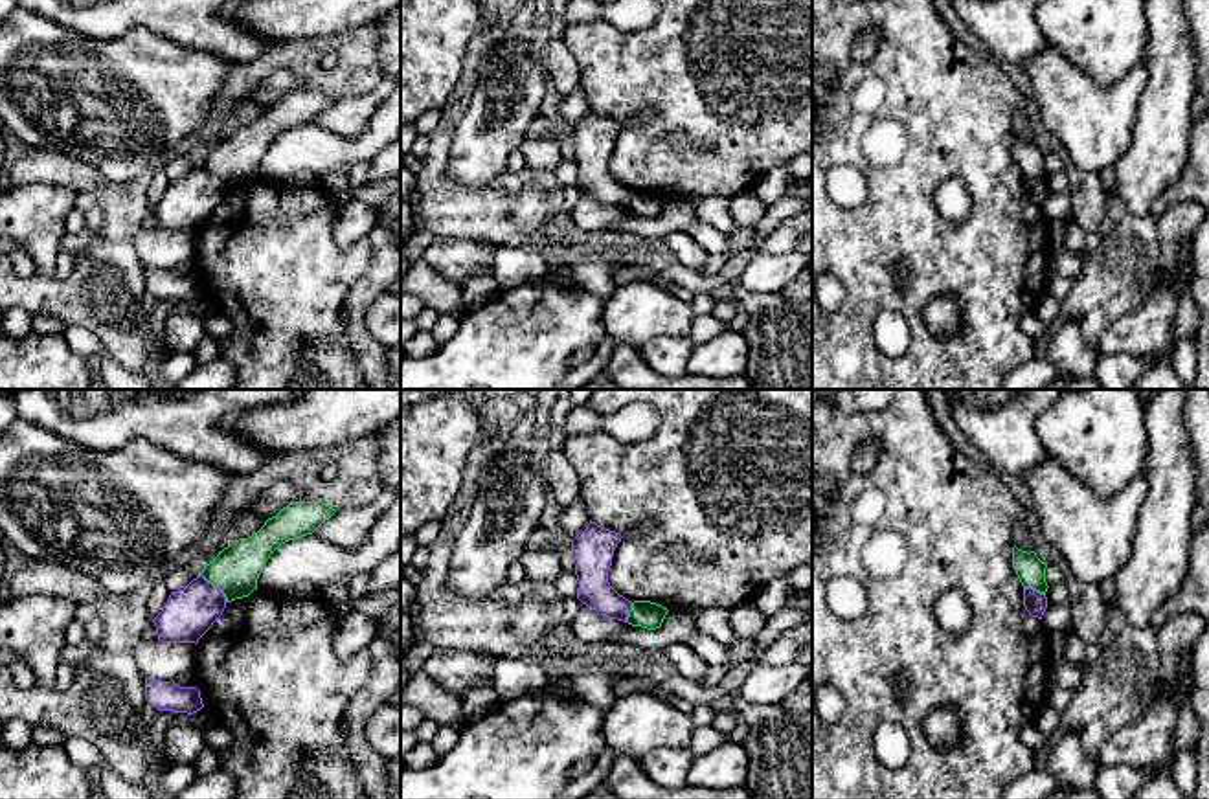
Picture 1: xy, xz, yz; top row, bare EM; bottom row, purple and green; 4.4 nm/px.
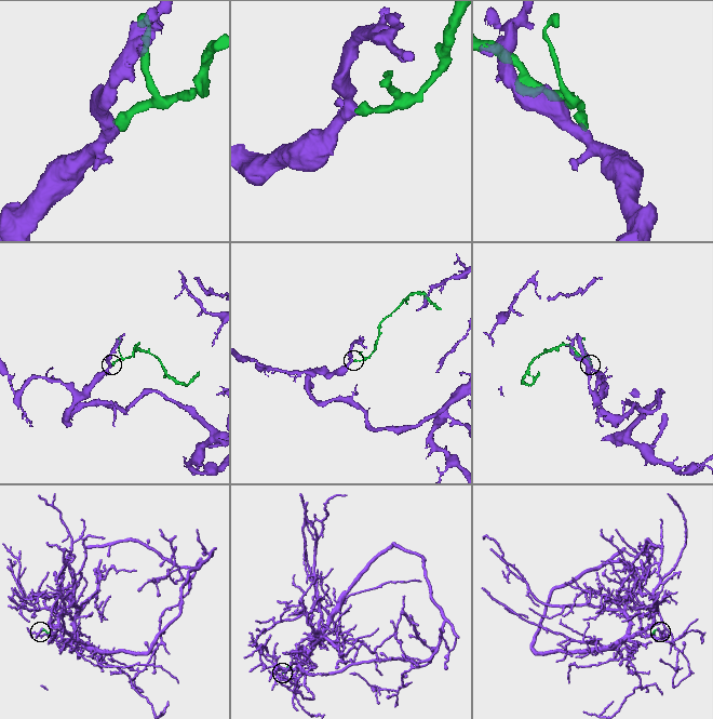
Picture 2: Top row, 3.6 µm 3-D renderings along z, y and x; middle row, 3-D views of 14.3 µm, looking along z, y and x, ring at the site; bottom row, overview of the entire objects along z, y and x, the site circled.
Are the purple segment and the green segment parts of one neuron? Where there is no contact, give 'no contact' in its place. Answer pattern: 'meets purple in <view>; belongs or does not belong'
meets purple in xy; does not belong

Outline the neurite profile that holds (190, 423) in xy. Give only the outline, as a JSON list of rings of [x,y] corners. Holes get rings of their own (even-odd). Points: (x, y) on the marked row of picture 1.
[[[15,389],[17,417],[85,448],[112,452],[149,439],[230,474],[272,459],[224,426],[230,413],[290,402],[305,389]]]

